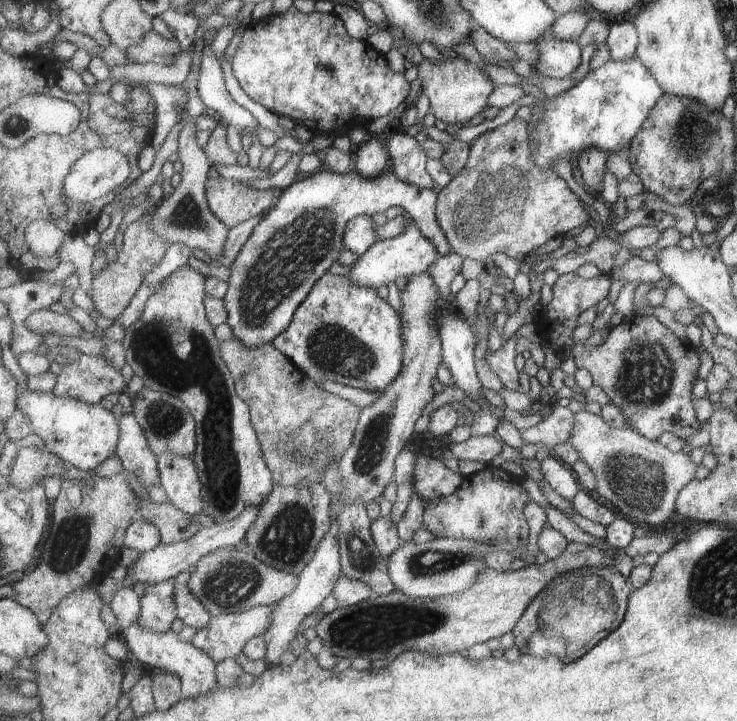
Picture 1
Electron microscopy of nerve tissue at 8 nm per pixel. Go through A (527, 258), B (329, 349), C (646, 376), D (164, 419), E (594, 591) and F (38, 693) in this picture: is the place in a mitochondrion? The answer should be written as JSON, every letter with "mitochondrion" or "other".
{"A":"other","B":"mitochondrion","C":"mitochondrion","D":"mitochondrion","E":"mitochondrion","F":"other"}

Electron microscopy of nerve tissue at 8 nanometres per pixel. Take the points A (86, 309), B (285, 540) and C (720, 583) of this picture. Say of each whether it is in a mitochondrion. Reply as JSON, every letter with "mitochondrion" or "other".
{"A":"other","B":"mitochondrion","C":"mitochondrion"}

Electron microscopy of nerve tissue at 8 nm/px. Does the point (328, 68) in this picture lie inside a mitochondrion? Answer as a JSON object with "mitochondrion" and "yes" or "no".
{"mitochondrion":"no"}

